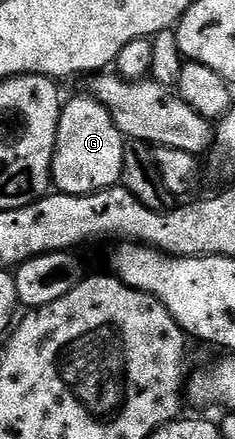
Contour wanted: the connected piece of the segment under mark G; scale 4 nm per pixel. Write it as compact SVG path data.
M92 95L73 97L70 101L68 98L61 107L53 156L52 184L60 192L71 195L87 195L109 189L121 181L126 152L126 138L122 137L107 107L99 104Z

